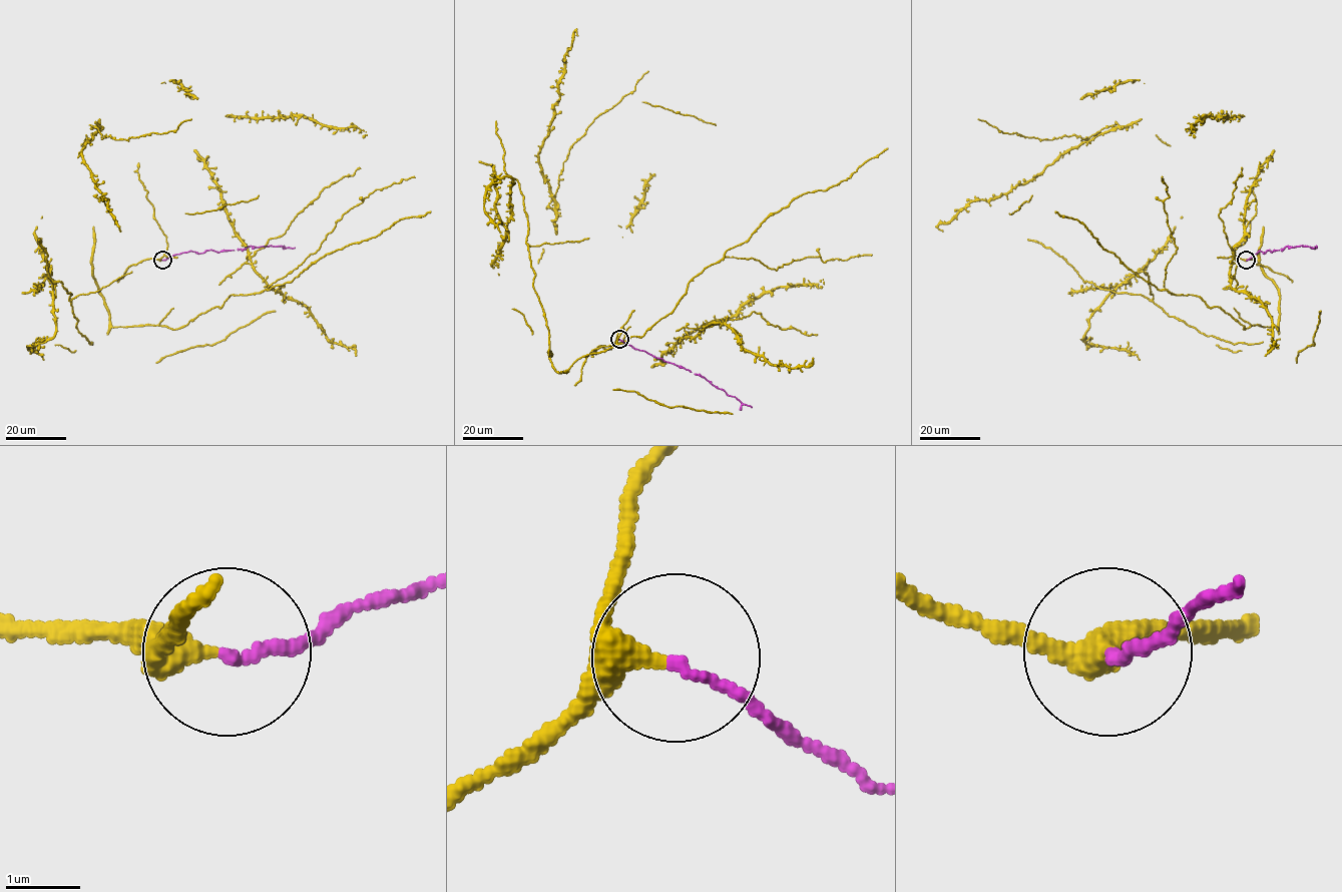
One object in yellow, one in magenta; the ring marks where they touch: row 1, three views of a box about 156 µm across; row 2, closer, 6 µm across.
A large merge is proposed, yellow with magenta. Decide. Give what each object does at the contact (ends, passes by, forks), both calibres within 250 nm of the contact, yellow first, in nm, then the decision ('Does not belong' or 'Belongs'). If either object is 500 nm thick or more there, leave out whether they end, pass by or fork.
At the ring yellow passes by. At the ring magenta ends. Thickness 280 nm (yellow) against 140 nm. Belongs

